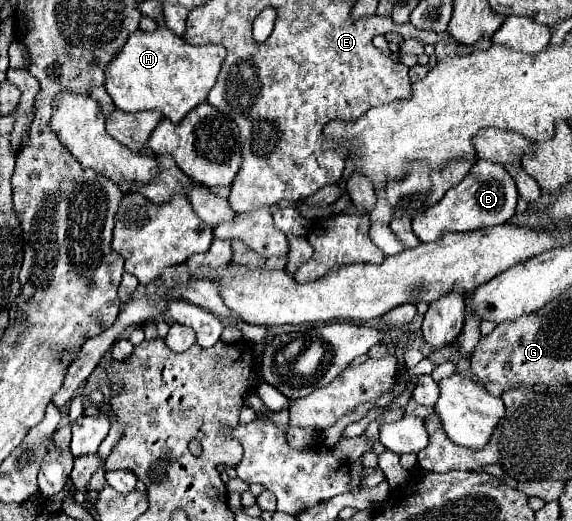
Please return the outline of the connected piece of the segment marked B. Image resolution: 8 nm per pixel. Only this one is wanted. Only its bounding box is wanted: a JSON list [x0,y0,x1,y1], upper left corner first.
[413,159,517,241]

